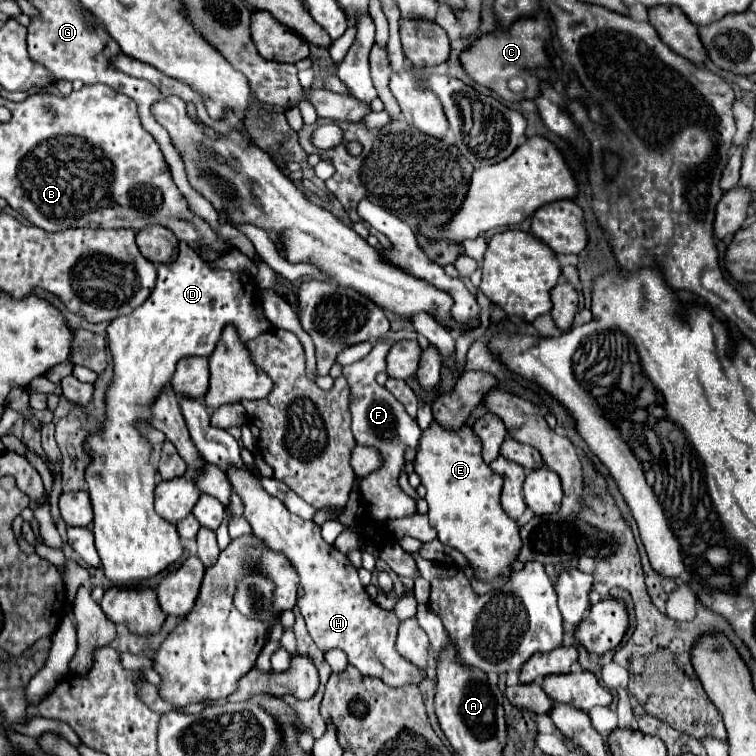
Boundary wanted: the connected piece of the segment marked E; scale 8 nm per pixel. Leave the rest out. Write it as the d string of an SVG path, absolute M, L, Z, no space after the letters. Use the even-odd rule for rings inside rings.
M432 421L430 427L422 431L414 459L414 471L420 475L422 485L426 487L426 501L430 507L428 517L430 525L438 531L438 539L462 551L464 557L468 557L470 565L476 569L476 577L492 581L502 573L510 575L510 563L516 557L516 549L520 549L518 523L508 519L508 515L500 507L502 477L482 461L482 445L474 429L468 423L464 423L460 429L444 429L438 421Z

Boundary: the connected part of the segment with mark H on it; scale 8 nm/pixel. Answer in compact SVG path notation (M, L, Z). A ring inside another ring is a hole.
M228 469L226 473L234 491L244 501L244 517L248 519L256 537L260 537L268 549L282 553L296 569L300 577L296 605L300 607L316 647L322 653L330 649L344 651L350 665L356 667L362 675L378 677L390 687L404 687L410 683L420 685L424 673L414 663L404 659L394 647L400 619L394 611L384 611L372 603L350 559L322 539L320 527L314 521L304 521L302 517L288 513L284 503L266 493L256 477L248 475L248 471Z

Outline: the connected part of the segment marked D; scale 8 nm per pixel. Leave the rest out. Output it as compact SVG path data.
M180 241L180 253L176 261L158 267L158 281L148 301L144 301L140 309L134 309L130 315L116 317L108 325L108 341L114 357L114 377L110 389L106 391L108 421L104 423L104 429L100 433L94 433L86 439L86 447L92 457L92 463L86 469L86 483L94 507L92 533L96 537L96 549L102 559L104 575L114 585L130 585L156 577L184 555L184 547L176 527L160 519L160 515L154 511L156 481L154 481L154 467L148 461L152 445L148 443L146 437L138 433L134 423L146 421L150 417L148 407L160 393L160 389L172 379L176 363L182 357L190 355L210 355L216 349L226 325L236 327L236 333L242 343L248 343L260 333L272 329L270 321L264 315L256 313L256 281L252 275L240 271L210 269L206 261L200 261L200 255L184 241Z

